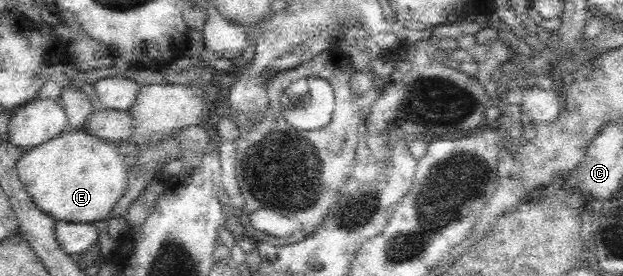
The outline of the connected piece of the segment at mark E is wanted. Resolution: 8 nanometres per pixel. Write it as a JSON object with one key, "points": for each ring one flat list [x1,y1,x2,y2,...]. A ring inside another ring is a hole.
{"points":[[67,129,58,137,22,152,22,157,17,161,19,180,36,207,54,220,70,223,106,220,116,201,126,192,129,168,124,163,124,156,120,154,116,144,88,134,84,129,75,132]]}

